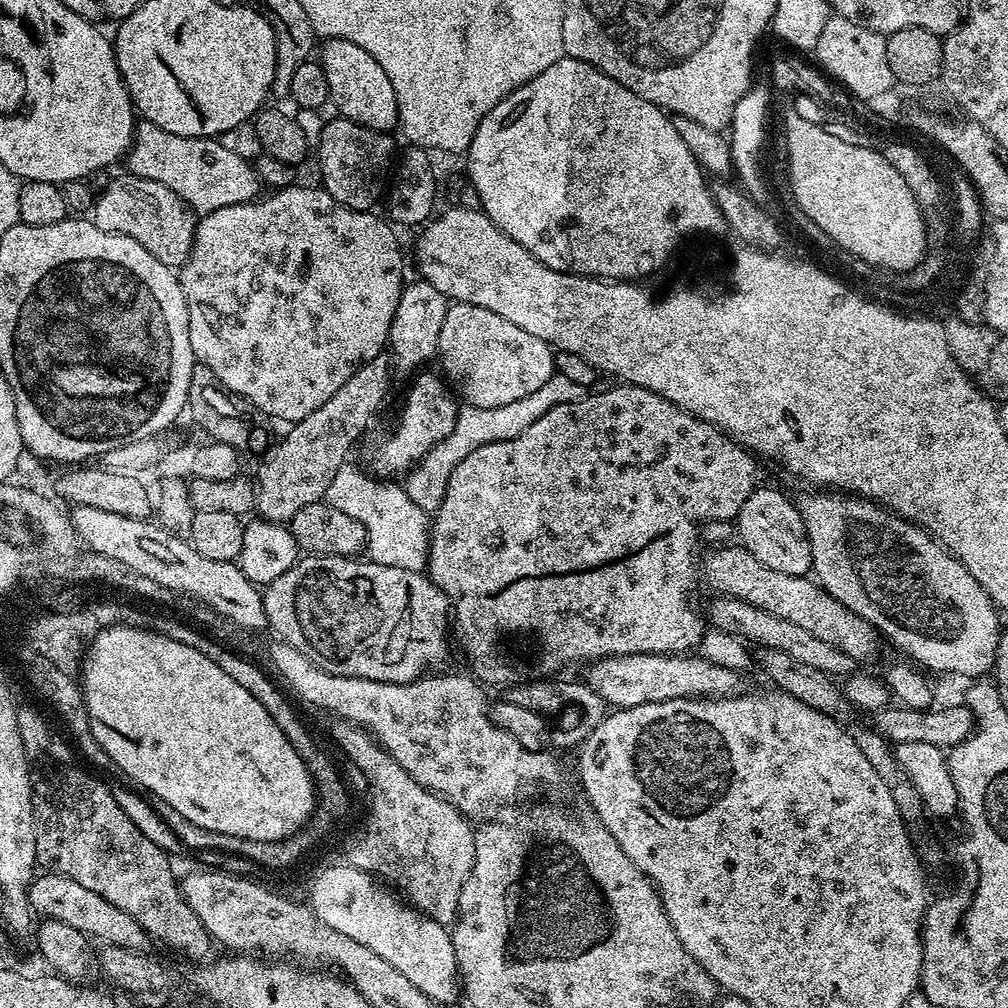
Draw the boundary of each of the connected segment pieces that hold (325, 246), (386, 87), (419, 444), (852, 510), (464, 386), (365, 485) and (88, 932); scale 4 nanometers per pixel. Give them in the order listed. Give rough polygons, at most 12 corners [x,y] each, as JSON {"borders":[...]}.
{"borders":[[[300,182],[199,217],[192,355],[295,422],[385,351],[397,229]],[[325,39],[331,107],[391,133],[398,98],[362,46]],[[421,371],[392,433],[377,473],[407,473],[454,430],[457,397]],[[798,500],[812,572],[921,669],[984,678],[1002,631],[925,528]],[[449,303],[443,375],[465,405],[506,406],[554,375],[551,344]],[[345,466],[324,500],[358,518],[371,563],[424,572],[429,513]],[[45,871],[32,911],[104,944],[144,952],[148,933],[74,878]]]}

